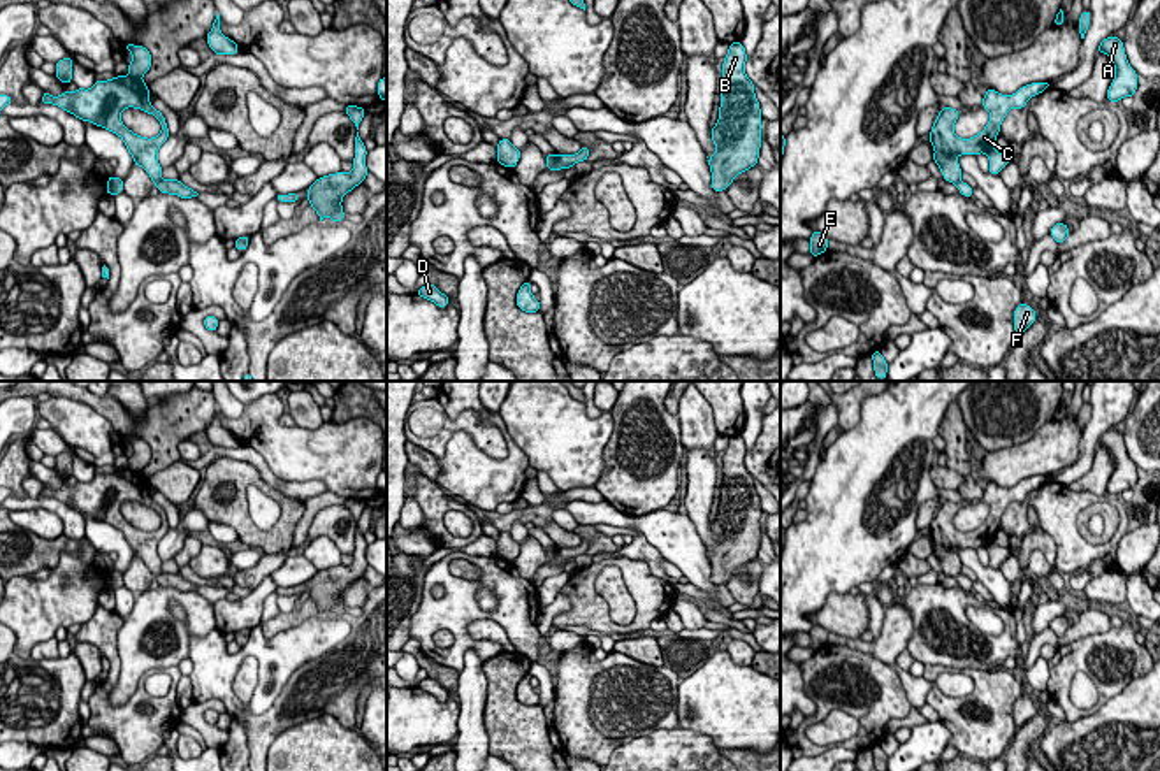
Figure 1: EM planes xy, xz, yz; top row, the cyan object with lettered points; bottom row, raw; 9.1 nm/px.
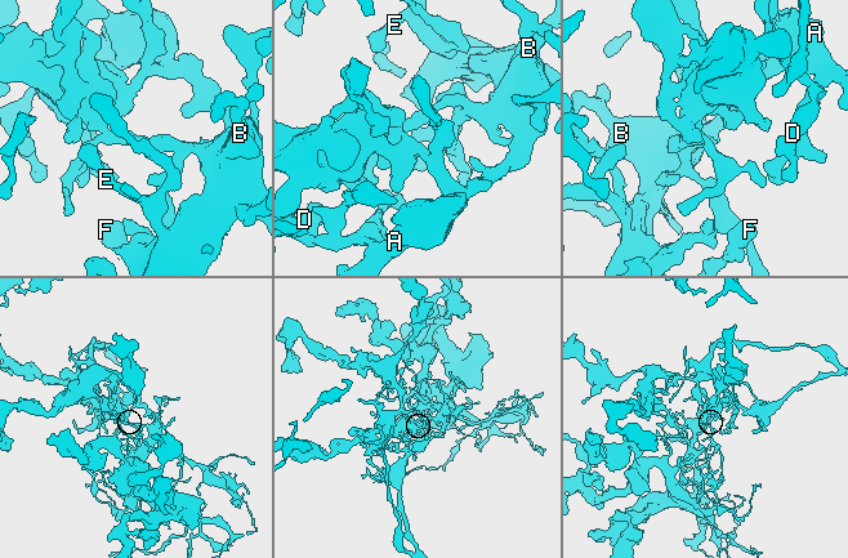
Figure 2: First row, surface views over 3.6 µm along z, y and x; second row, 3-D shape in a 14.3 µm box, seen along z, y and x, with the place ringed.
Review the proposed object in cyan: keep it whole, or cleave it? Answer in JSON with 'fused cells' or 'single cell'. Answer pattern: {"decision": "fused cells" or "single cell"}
{"decision": "fused cells"}

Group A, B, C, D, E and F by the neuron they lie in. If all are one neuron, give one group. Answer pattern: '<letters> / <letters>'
A B D E F / C

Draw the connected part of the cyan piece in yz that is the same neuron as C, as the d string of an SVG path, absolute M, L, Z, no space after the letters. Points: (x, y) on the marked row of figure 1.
M1032 83L1021 86L1012 95L1002 95L988 88L981 107L990 111L990 121L982 132L970 139L960 139L953 130L960 111L942 107L930 132L930 144L935 149L933 162L940 167L942 177L953 184L958 183L961 169L956 158L960 155L977 156L979 153L986 153L995 144L1007 112L1014 107L1023 109L1032 97L1042 93L1048 86L1048 83Z

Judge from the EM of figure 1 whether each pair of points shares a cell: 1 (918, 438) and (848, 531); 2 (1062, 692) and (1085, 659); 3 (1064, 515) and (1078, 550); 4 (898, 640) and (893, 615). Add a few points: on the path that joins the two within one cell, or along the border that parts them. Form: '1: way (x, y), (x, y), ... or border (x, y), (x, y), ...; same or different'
1: way (895, 461), (867, 489), (862, 508); same
2: way (1062, 684), (1062, 677), (1076, 662); same
3: way (1064, 524), (1069, 541); same
4: way (897, 634), (897, 620); same

